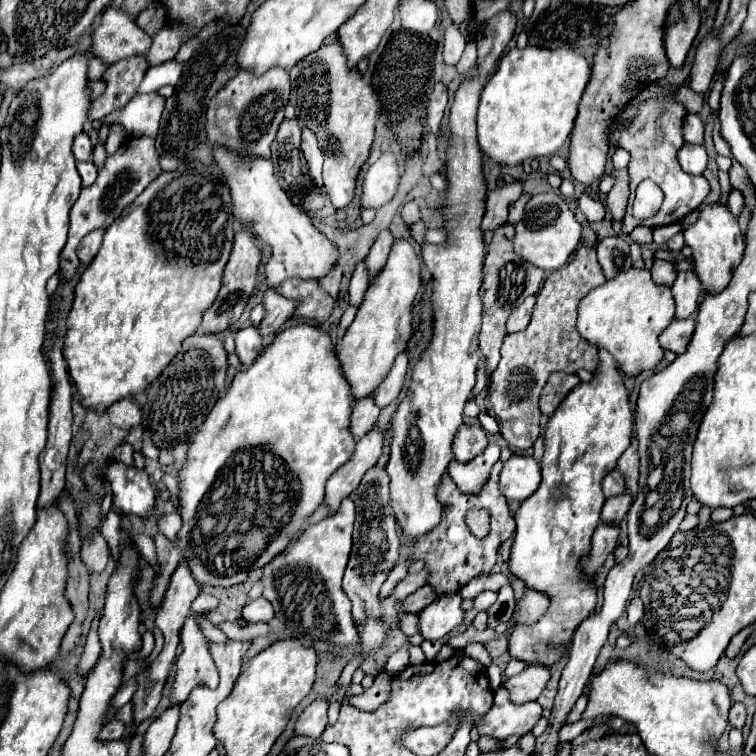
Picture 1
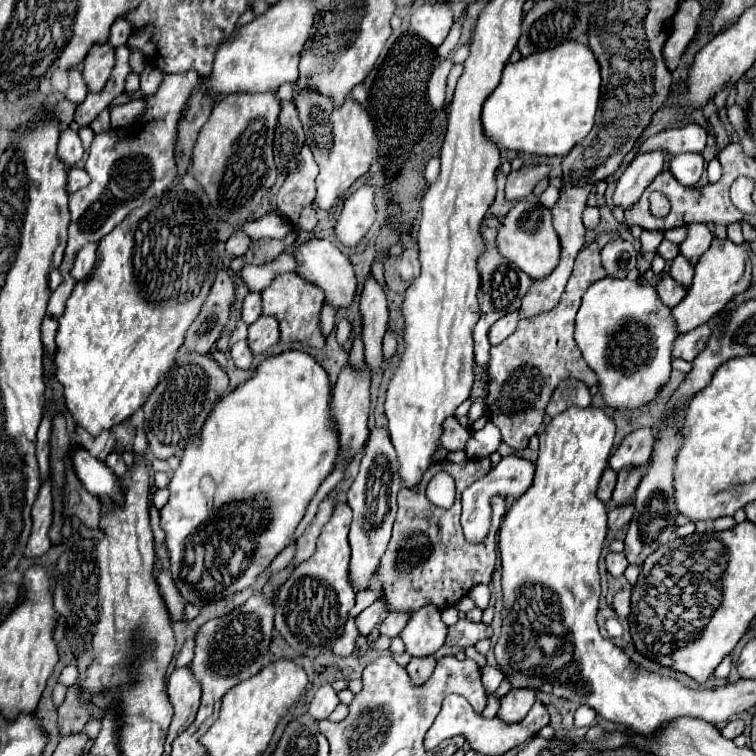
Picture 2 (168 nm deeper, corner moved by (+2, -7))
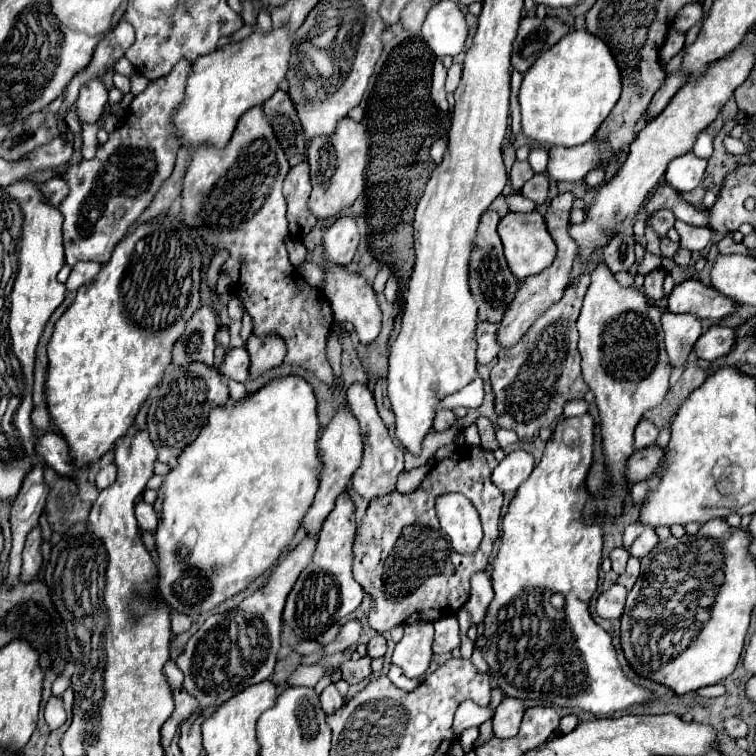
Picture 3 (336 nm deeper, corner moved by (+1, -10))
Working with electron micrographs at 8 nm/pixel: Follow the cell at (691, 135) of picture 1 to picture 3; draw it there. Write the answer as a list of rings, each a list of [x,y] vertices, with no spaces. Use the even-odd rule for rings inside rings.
[[[701,131],[697,135],[697,141],[695,141],[695,147],[691,149],[691,153],[695,153],[697,157],[703,157],[703,159],[711,157],[711,153],[713,153],[713,137],[709,135],[709,131]]]

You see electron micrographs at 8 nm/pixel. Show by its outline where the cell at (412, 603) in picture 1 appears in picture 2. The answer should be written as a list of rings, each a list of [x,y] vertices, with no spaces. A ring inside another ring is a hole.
[[[390,612],[386,620],[380,624],[380,636],[390,636],[390,638],[398,636],[406,626],[408,618],[410,618],[408,612]]]

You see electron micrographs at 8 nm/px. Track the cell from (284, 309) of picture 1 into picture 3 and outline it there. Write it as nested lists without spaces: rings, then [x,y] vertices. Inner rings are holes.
[[[251,335],[245,347],[251,357],[251,377],[261,375],[285,359],[285,343],[279,339],[279,335]]]

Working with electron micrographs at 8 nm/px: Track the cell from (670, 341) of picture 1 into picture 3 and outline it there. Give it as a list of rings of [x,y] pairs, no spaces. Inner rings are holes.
[[[713,325],[707,333],[703,333],[695,347],[693,347],[693,353],[699,357],[699,359],[705,359],[705,361],[713,361],[717,357],[723,357],[731,351],[731,345],[733,345],[733,331],[729,327],[721,327],[721,325]]]

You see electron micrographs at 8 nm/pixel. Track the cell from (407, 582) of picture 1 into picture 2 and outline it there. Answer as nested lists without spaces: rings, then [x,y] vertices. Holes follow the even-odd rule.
[[[376,600],[372,606],[368,606],[364,612],[358,614],[356,618],[356,628],[362,636],[370,634],[372,628],[378,626],[378,620],[382,616],[382,612],[386,612],[386,602],[384,600]]]

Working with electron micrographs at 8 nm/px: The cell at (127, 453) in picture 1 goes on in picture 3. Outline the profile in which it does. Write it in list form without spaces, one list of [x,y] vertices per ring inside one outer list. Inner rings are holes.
[[[111,463],[111,465],[105,465],[105,467],[99,471],[95,483],[97,483],[99,489],[105,489],[105,487],[109,487],[109,485],[115,481],[115,477],[117,477],[117,467]]]

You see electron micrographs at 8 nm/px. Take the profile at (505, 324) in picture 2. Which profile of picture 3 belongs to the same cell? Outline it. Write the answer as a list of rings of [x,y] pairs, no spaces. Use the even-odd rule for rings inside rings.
[[[479,323],[477,325],[477,361],[479,363],[491,363],[497,353],[501,351],[499,341],[497,341],[497,323]]]

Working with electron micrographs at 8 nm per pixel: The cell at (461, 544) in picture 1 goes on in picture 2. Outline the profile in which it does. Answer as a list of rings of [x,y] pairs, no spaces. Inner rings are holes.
[[[470,458],[466,464],[454,464],[442,460],[428,468],[422,482],[416,488],[402,488],[398,492],[398,514],[394,522],[394,534],[388,544],[388,550],[378,562],[378,580],[384,590],[384,600],[388,612],[416,612],[422,606],[436,606],[438,610],[450,608],[464,598],[472,586],[490,584],[494,564],[496,564],[496,524],[500,526],[506,512],[504,498],[492,498],[492,526],[484,542],[470,544],[460,526],[460,494],[472,482],[482,478],[490,470],[490,458]],[[436,472],[448,472],[456,480],[456,500],[454,506],[444,510],[426,500],[426,484]]]

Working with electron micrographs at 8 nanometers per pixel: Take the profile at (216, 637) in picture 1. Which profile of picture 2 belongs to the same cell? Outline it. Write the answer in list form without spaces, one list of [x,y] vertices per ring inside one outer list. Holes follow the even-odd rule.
[[[162,568],[160,574],[158,574],[158,584],[160,584],[160,592],[162,592],[162,598],[170,610],[170,616],[172,616],[172,622],[184,622],[182,620],[182,612],[184,612],[184,598],[176,592],[176,586],[172,582],[172,576],[170,576],[170,570],[168,568]]]

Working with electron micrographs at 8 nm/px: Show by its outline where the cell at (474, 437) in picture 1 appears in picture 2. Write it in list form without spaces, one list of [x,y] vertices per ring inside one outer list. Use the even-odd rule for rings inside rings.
[[[454,416],[446,418],[444,424],[442,424],[442,428],[444,428],[444,432],[442,432],[442,436],[440,436],[440,444],[442,444],[444,448],[448,448],[450,452],[454,452],[454,450],[464,450],[468,438],[472,436],[470,428],[462,426]]]

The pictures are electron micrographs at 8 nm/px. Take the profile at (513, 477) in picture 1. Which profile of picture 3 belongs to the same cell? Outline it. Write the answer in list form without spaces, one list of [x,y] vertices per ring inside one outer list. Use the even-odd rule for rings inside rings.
[[[517,449],[507,453],[507,457],[495,467],[491,481],[501,491],[515,491],[531,475],[533,467],[535,467],[533,457],[527,451]]]

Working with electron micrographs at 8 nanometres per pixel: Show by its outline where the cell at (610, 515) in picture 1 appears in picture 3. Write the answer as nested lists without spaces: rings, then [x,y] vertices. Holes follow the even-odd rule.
[[[655,445],[635,451],[631,459],[627,459],[627,479],[631,479],[633,483],[647,479],[651,471],[657,469],[659,457],[661,457],[661,451]]]

